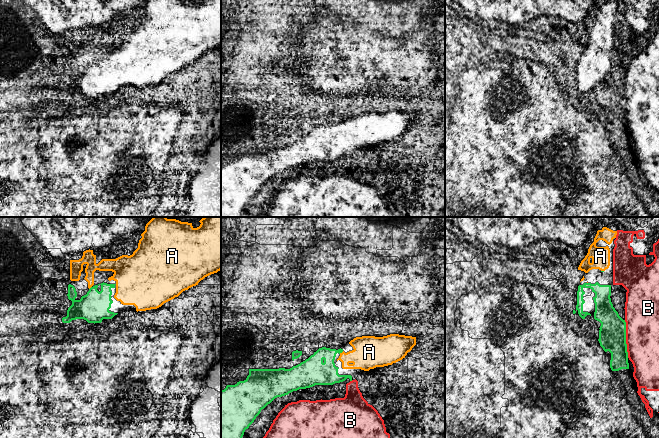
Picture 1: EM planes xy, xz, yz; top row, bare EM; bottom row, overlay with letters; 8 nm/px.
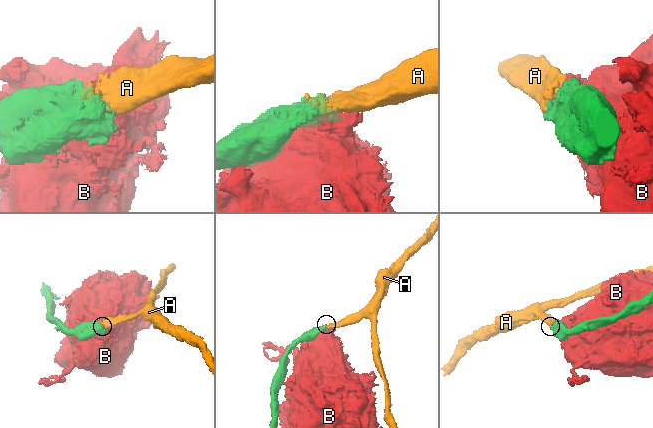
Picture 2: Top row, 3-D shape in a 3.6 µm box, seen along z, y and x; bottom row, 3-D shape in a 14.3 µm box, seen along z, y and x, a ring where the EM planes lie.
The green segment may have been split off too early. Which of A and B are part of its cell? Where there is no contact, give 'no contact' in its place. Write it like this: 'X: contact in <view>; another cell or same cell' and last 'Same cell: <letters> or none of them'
A: contact in xz; same cell
B: contact in yz; another cell
Same cell: A

